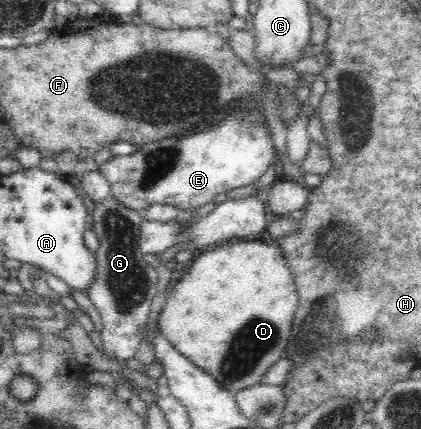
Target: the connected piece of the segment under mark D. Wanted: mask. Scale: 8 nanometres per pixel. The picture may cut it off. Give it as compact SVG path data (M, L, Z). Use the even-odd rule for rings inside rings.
M256 239L253 241L234 241L202 251L196 260L191 261L176 275L170 289L167 291L166 304L159 313L158 327L180 354L183 354L198 368L212 375L216 381L220 382L220 385L235 395L239 390L247 386L258 384L266 370L276 363L277 360L284 357L288 339L291 337L294 311L298 303L298 293L295 289L292 271L288 268L280 247L274 247Z

